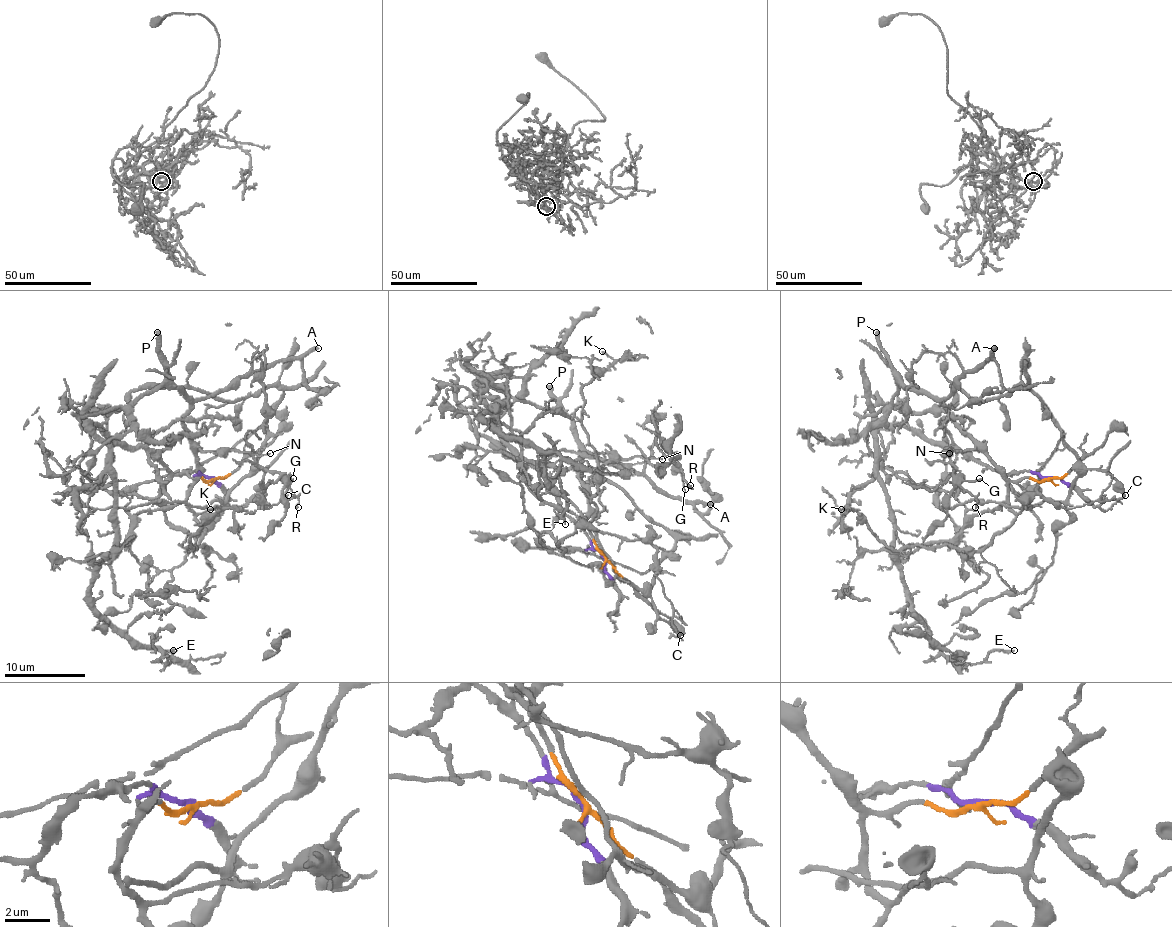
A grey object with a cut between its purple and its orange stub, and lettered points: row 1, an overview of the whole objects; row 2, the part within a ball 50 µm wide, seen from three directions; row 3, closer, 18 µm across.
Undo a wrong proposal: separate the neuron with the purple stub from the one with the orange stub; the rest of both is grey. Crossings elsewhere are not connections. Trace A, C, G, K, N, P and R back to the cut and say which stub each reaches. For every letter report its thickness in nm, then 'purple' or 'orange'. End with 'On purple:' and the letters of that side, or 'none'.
A: 360 nm thick; orange
C: 130 nm thick; orange
G: 110 nm thick; orange
K: 150 nm thick; orange
N: 110 nm thick; orange
P: 480 nm thick; orange
R: 160 nm thick; orange
On purple: none

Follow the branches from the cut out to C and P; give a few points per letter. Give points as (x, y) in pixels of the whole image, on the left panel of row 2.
C: (214, 479), (193, 481), (187, 497), (189, 507), (236, 507), (264, 495), (264, 509), (288, 495)
P: (214, 479), (205, 481), (201, 477), (193, 481), (195, 443), (183, 422), (189, 402), (169, 380), (157, 332)

